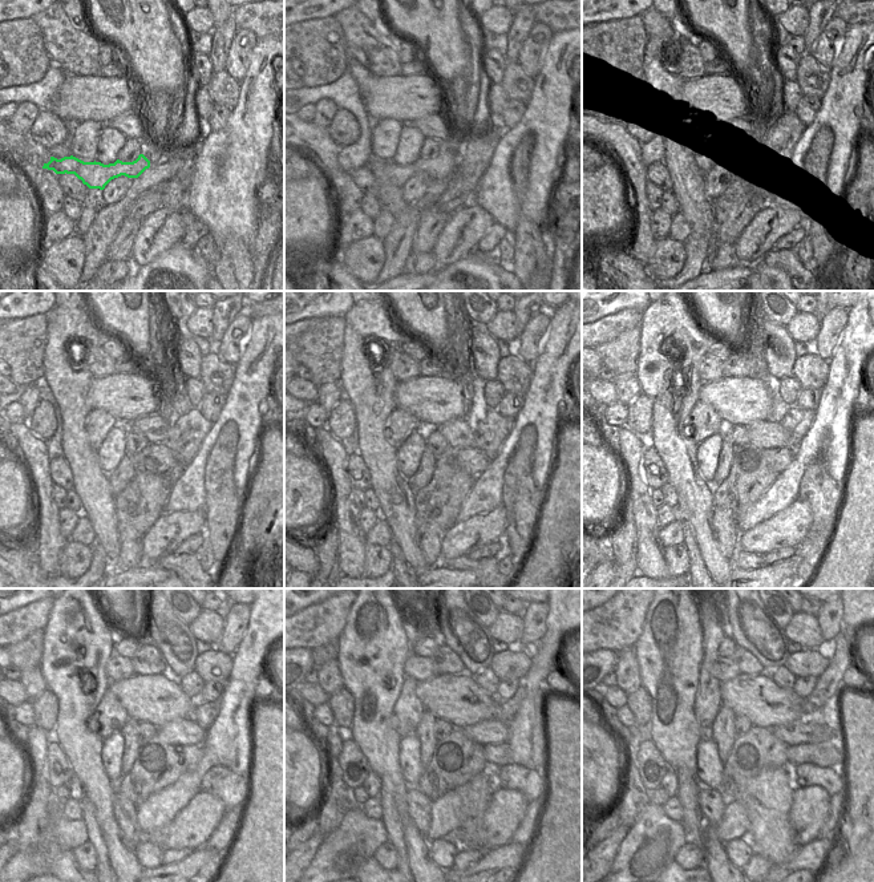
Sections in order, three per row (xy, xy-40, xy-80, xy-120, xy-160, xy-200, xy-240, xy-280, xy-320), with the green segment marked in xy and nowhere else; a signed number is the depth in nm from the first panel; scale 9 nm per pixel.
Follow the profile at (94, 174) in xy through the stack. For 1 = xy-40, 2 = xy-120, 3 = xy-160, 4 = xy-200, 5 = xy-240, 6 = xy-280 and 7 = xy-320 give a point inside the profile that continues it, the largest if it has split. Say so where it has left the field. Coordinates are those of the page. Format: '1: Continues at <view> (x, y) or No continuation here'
1: Continues at xy-40 (385, 170)
2: Continues at xy-120 (160, 460)
3: Continues at xy-160 (474, 461)
4: Continues at xy-200 (779, 460)
5: Continues at xy-240 (191, 753)
6: Continues at xy-280 (497, 755)
7: Continues at xy-320 (825, 755)

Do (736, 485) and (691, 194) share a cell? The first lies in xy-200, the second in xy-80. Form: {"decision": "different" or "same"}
{"decision": "different"}

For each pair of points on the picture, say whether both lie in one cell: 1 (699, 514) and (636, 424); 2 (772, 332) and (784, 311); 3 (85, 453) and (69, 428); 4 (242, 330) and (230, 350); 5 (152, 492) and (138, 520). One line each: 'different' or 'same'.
1: different
2: different
3: same
4: same
5: same

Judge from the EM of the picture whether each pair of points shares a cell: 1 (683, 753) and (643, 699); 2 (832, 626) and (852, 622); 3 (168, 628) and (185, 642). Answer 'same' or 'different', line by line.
1: different
2: different
3: same

